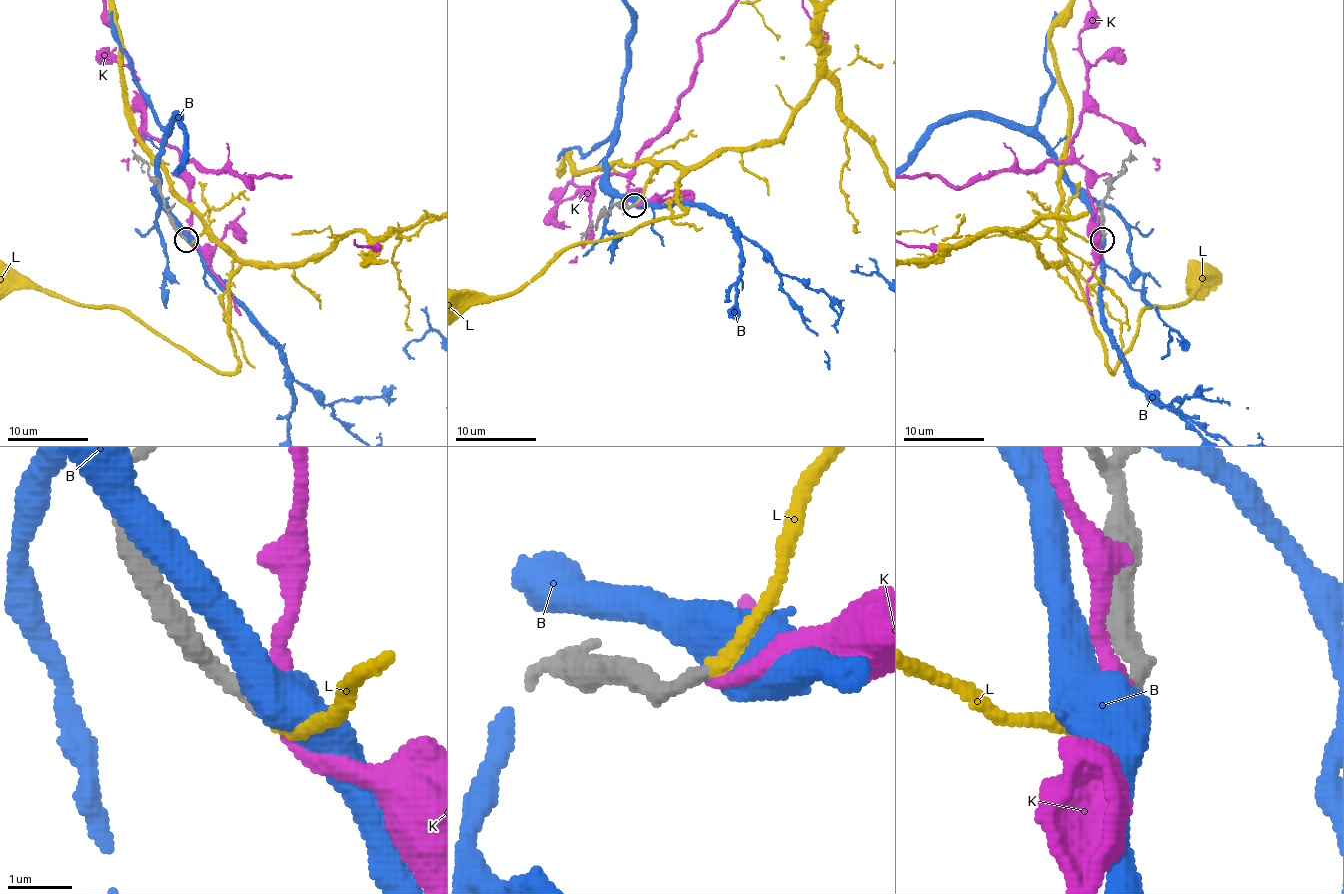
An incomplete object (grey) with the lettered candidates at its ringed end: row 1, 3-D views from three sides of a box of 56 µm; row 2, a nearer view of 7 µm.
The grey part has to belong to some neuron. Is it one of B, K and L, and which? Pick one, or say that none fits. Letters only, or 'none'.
L

